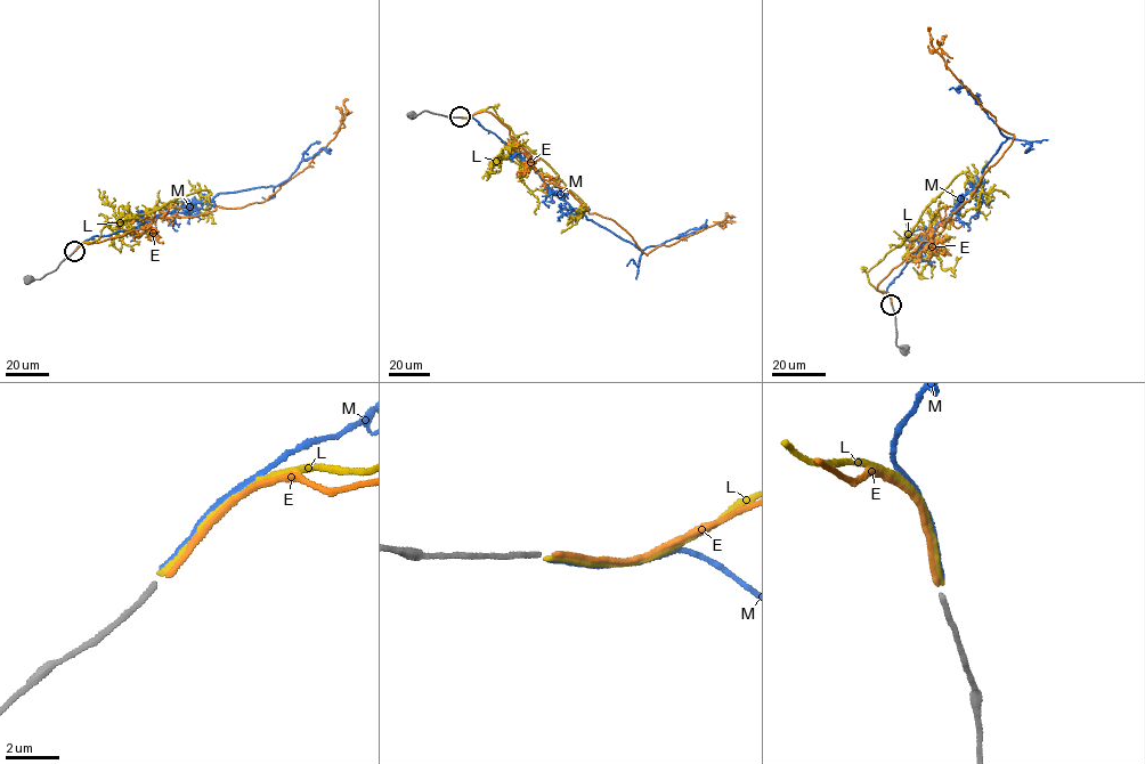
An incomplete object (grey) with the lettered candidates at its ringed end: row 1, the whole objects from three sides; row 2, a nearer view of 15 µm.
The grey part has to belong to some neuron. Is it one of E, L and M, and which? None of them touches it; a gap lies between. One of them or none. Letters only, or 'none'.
E

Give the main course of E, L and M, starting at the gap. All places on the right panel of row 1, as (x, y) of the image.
E: (891, 303), (878, 284), (967, 202), (1014, 137), (996, 124), (945, 65), (931, 45), (928, 27)
L: (892, 303), (867, 273), (901, 245), (957, 176), (969, 172), (983, 192), (1008, 196)
M: (892, 302), (887, 287), (980, 180), (1008, 138), (965, 87), (949, 89)

